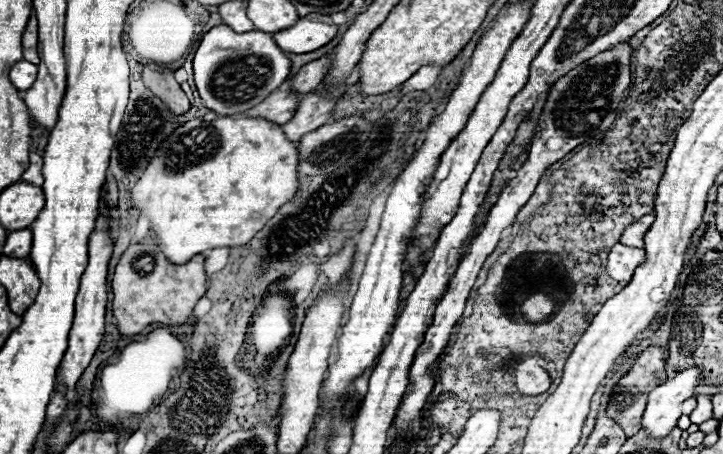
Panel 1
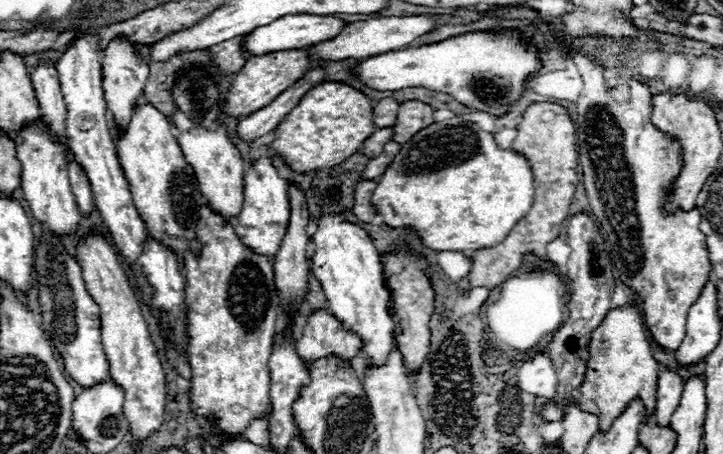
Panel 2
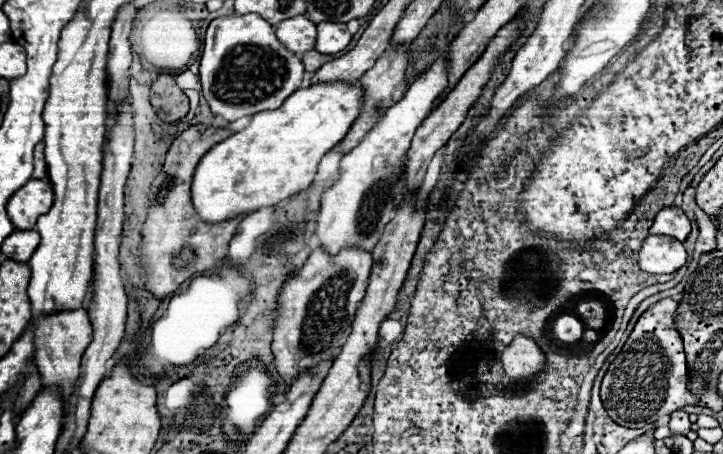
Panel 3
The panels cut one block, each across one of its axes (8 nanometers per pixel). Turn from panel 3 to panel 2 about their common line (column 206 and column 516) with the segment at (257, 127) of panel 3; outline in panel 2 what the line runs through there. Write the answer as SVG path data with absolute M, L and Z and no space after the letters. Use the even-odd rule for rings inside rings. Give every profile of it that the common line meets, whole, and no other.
M454 116L450 120L430 124L416 132L412 140L402 144L396 160L378 180L372 200L376 200L378 214L384 216L384 224L416 230L424 246L438 252L468 252L498 244L504 236L508 236L514 224L528 214L534 202L534 176L526 156L510 148L500 148L492 132L484 132L478 124L466 122L462 116Z

